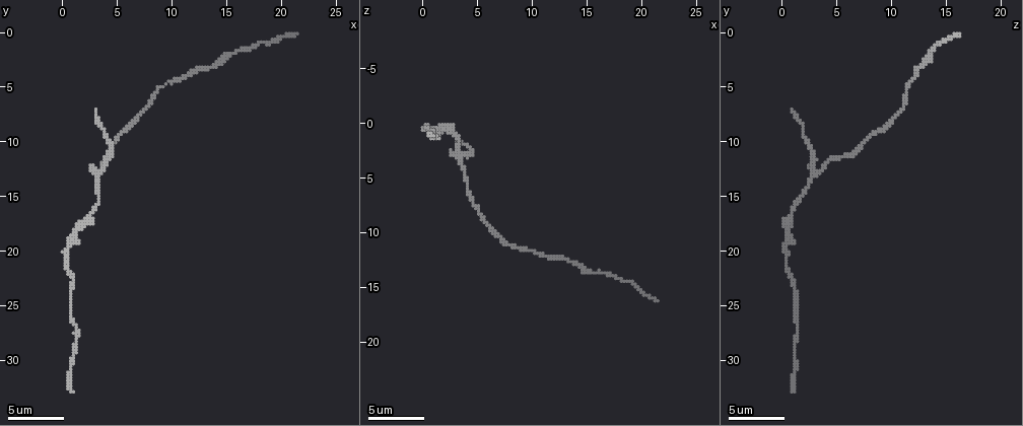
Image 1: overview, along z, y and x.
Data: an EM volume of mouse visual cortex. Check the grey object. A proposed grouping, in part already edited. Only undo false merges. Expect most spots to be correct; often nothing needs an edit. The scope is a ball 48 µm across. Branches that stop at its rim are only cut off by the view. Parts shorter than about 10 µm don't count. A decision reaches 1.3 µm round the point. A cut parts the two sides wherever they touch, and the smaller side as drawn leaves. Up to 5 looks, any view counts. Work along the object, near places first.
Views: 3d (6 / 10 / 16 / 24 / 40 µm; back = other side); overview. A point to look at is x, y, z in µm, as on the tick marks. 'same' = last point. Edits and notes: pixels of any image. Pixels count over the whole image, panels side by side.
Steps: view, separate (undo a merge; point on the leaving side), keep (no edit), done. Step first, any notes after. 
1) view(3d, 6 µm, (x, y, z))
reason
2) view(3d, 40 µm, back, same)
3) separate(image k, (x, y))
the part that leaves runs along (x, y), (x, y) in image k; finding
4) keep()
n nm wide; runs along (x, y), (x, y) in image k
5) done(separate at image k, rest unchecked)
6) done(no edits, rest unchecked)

view(3d, 6 µm, (5.6, 9.2, 8.8))
thick turns thin

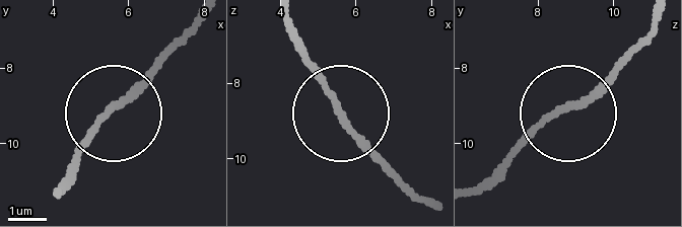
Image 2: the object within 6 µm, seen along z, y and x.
view(3d, 6 µm, back, (5.60, 8.95, 8.85))

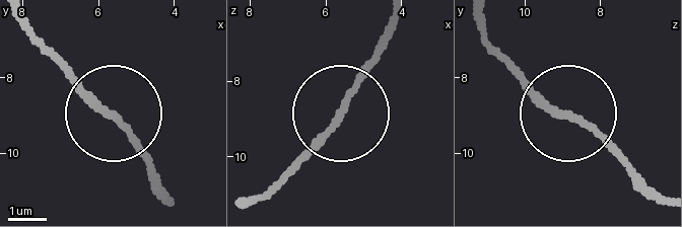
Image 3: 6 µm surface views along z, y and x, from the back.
keep()
continuous, no second cell

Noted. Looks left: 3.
view(3d, 10 µm, (3.8, 11.8, 4.0))
sudden change in width

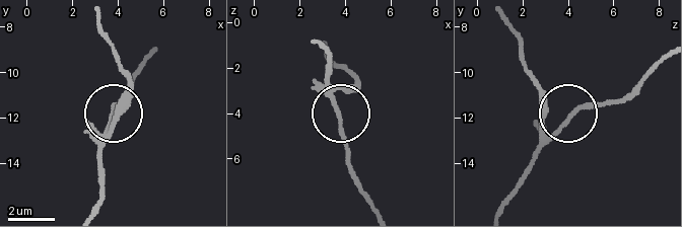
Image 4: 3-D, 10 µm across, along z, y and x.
keep()
170 nm wide; runs along (347, 151), (330, 79) in image 4; continuous, no second cell

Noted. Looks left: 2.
view(3d, 10 µm, (0.6, 19.8, 0.4))
thick turns thin

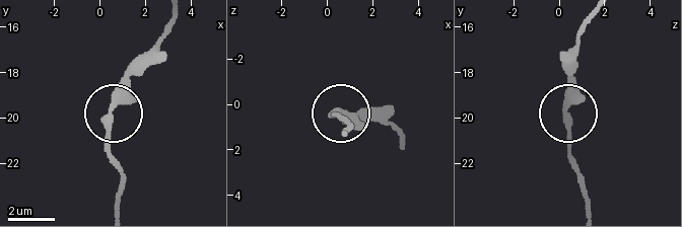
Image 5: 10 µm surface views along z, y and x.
view(3d, 10 µm, back, (0.4, 20.0, 0.4))

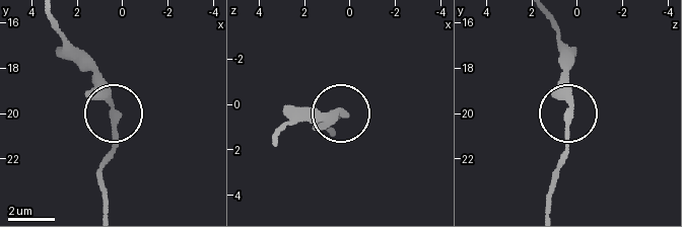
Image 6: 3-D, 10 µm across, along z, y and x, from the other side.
keep()
runs along (545, 16), (562, 63), (568, 109), (568, 150), (558, 165) in image 6; one cell here

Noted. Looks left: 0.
done(no edits, rest unchecked)

